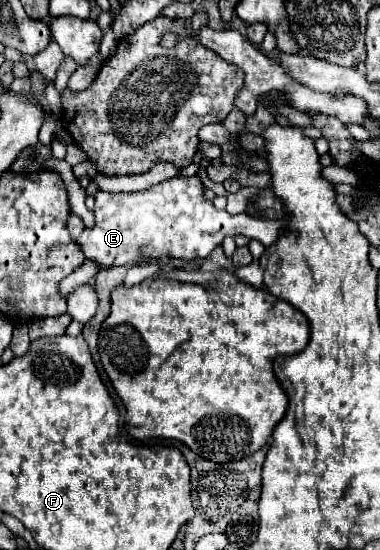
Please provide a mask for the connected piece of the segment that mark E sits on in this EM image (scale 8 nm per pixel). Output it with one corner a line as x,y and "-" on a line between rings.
198,175
176,177
162,181
150,189
136,193
104,193
94,195
94,227
84,229
78,237
78,245
86,259
98,265
98,271
134,265
144,259
180,257
180,259
206,259
226,235
246,235
258,239
262,245
272,245
282,233
280,221
254,219
252,215
240,213
230,215
218,211
212,201
204,195
204,183

